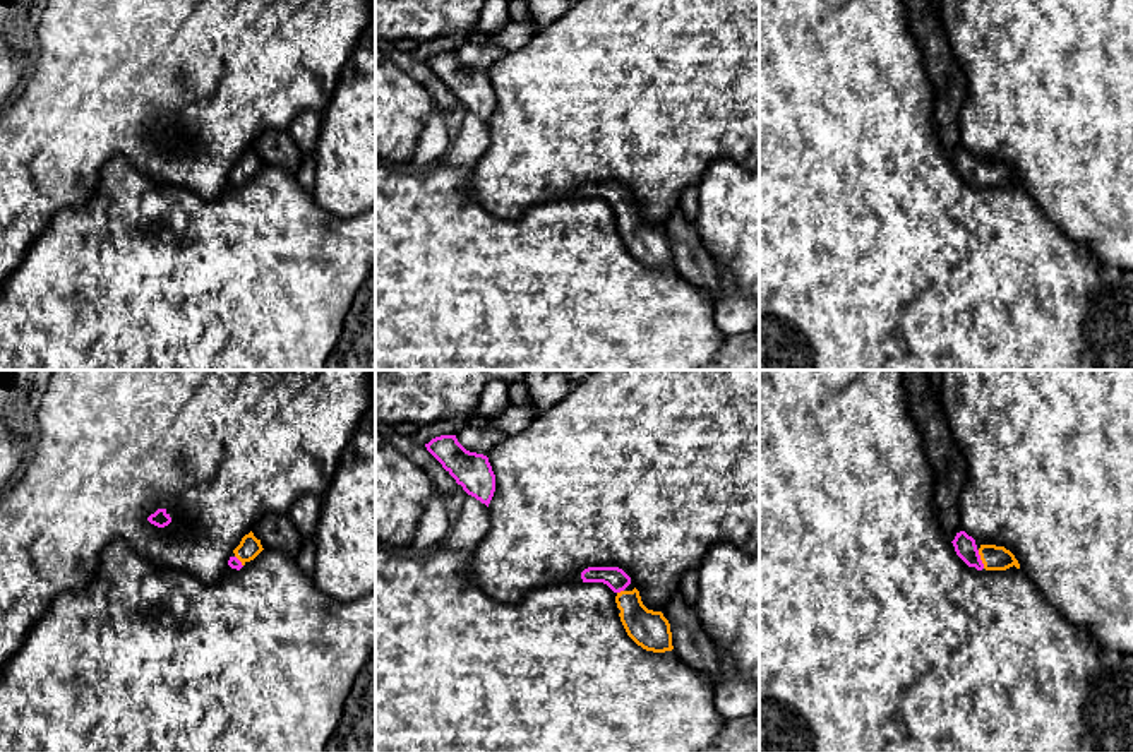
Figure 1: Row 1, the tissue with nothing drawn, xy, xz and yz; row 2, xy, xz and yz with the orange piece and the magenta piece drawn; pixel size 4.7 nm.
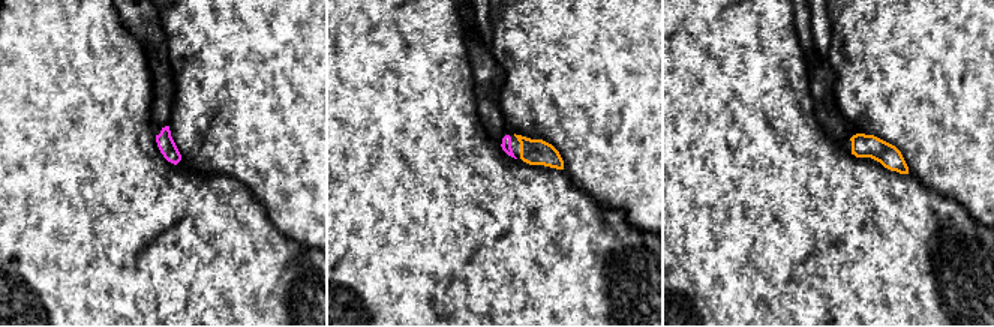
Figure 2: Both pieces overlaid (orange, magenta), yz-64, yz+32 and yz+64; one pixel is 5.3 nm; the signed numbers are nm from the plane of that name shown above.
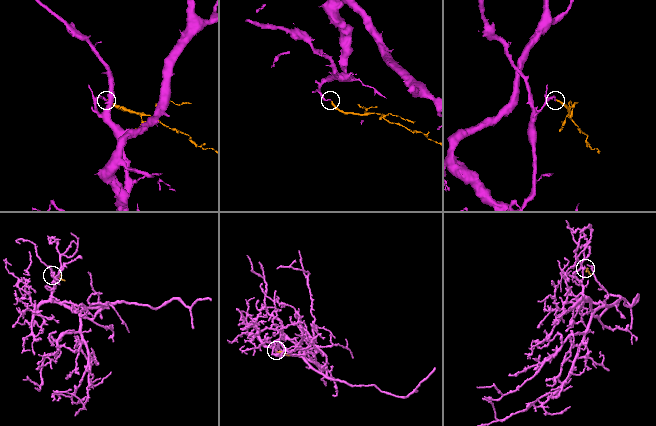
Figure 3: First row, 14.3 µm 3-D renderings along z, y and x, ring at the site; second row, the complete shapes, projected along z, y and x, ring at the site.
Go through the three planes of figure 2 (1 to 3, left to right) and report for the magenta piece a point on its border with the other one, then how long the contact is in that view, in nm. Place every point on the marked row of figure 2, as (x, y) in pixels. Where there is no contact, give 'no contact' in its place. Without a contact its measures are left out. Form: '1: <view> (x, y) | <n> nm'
1: no contact
2: no contact
3: no contact

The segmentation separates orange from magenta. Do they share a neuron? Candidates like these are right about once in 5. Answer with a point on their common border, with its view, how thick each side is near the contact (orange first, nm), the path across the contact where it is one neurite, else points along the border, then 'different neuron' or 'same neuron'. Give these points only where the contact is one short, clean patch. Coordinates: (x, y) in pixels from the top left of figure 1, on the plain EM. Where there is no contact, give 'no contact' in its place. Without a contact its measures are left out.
contact yz (981, 175); calibres 120 and 100 nm; way yz (993, 173), (981, 175), (965, 163); same neuron

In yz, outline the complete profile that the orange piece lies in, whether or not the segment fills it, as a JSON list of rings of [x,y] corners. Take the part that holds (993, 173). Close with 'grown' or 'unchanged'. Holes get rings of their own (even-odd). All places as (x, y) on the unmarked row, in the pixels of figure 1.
[[[965,147],[956,149],[951,158],[956,171],[968,182],[977,187],[1006,187],[1010,183],[1020,185],[1015,171],[1004,163],[996,161],[975,161],[975,156],[968,152]]] | grown

